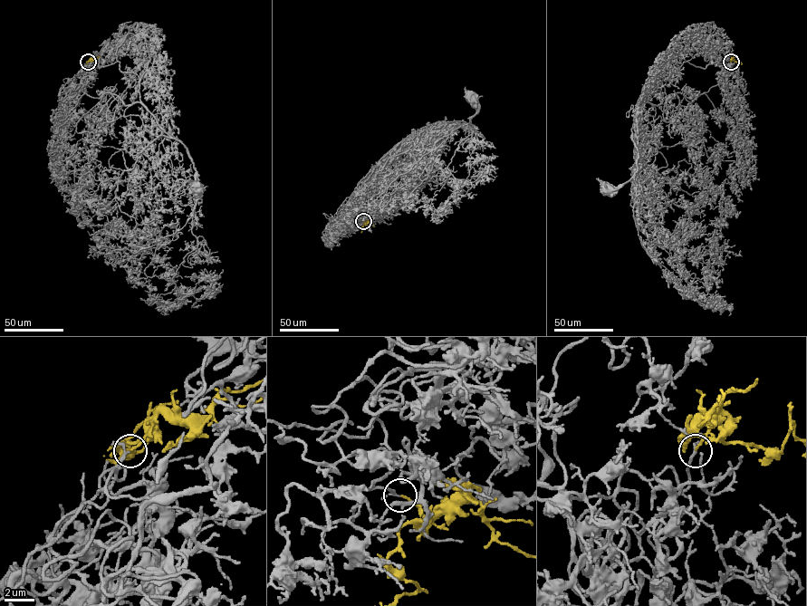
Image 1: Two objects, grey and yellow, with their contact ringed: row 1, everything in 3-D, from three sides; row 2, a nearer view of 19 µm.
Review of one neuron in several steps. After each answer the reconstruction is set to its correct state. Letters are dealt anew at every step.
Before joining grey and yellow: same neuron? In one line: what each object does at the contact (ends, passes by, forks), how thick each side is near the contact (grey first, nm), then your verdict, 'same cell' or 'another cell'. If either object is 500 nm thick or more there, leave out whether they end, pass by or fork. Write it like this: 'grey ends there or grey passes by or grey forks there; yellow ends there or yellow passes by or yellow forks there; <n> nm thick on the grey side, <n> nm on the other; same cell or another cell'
grey forks there; yellow ends there; 120 nm thick on the grey side, 140 nm on the other; same cell

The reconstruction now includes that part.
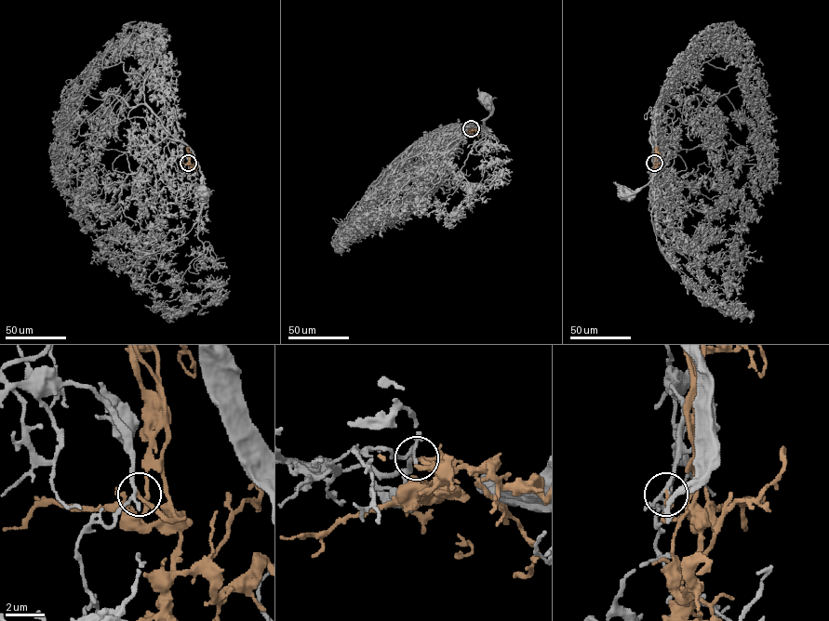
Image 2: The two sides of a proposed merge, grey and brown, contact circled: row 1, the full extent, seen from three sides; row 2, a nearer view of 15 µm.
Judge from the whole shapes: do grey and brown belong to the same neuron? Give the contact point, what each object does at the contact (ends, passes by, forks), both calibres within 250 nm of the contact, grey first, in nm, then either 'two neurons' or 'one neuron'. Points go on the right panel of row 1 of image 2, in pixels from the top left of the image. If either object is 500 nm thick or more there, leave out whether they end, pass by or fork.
at (654, 163); grey forks there; brown ends there; 110 nm thick on the grey side, 240 nm on the other; one neuron

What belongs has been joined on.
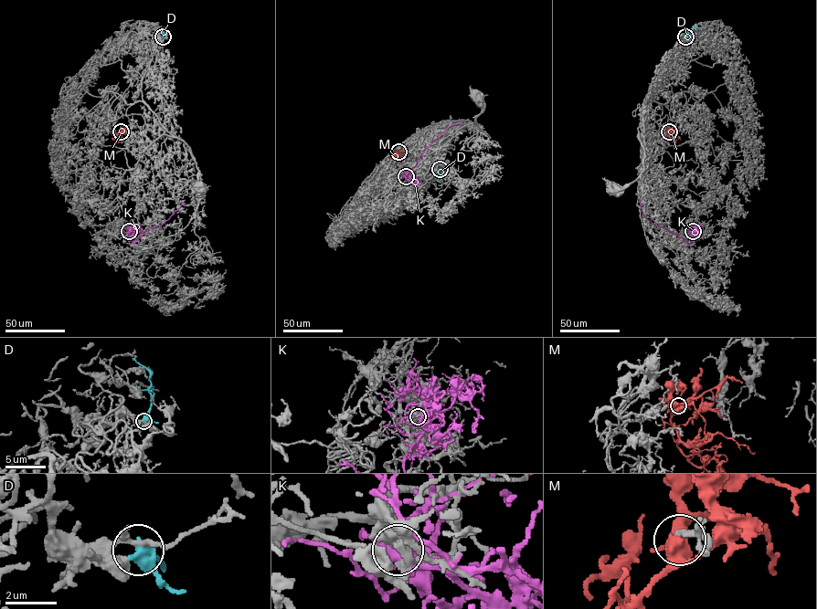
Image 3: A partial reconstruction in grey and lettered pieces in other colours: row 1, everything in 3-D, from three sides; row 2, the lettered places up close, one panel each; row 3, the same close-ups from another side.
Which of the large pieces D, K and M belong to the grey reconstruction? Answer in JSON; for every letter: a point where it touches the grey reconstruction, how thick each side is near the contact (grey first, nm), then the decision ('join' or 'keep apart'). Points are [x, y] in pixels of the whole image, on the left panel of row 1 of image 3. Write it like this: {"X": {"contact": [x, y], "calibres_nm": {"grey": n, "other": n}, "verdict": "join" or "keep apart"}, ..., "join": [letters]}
{"D": {"contact": [163, 36], "calibres_nm": {"grey": 180, "other": 460}, "verdict": "keep apart"}, "K": {"contact": [129, 231], "calibres_nm": {"grey": 850, "other": 440}, "verdict": "keep apart"}, "M": {"contact": [121, 131], "calibres_nm": {"grey": 220, "other": 600}, "verdict": "join"}, "join": ["M"]}

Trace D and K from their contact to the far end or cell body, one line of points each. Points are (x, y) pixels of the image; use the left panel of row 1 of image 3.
D: (163, 36), (164, 29), (156, 26)
K: (129, 231), (133, 234), (129, 243), (132, 244), (147, 229), (162, 225), (185, 200)

